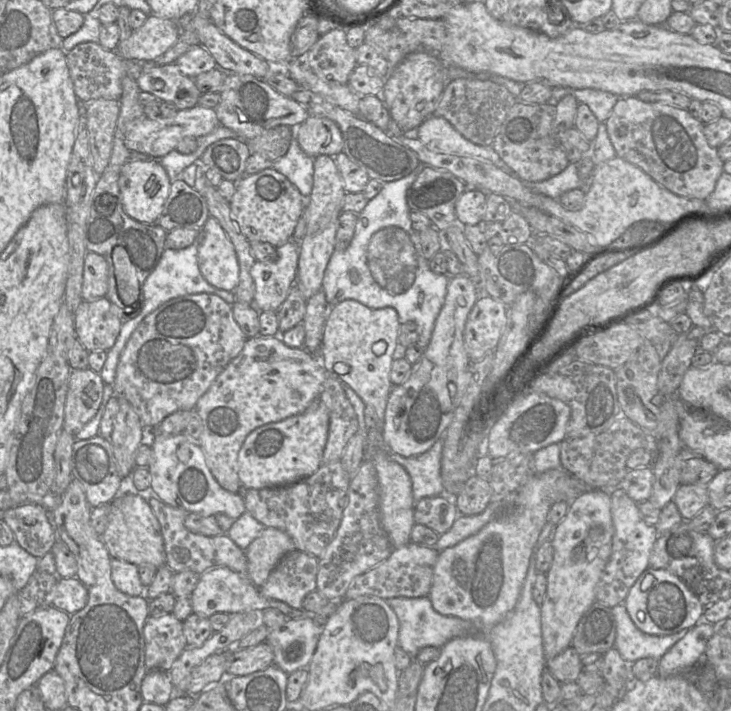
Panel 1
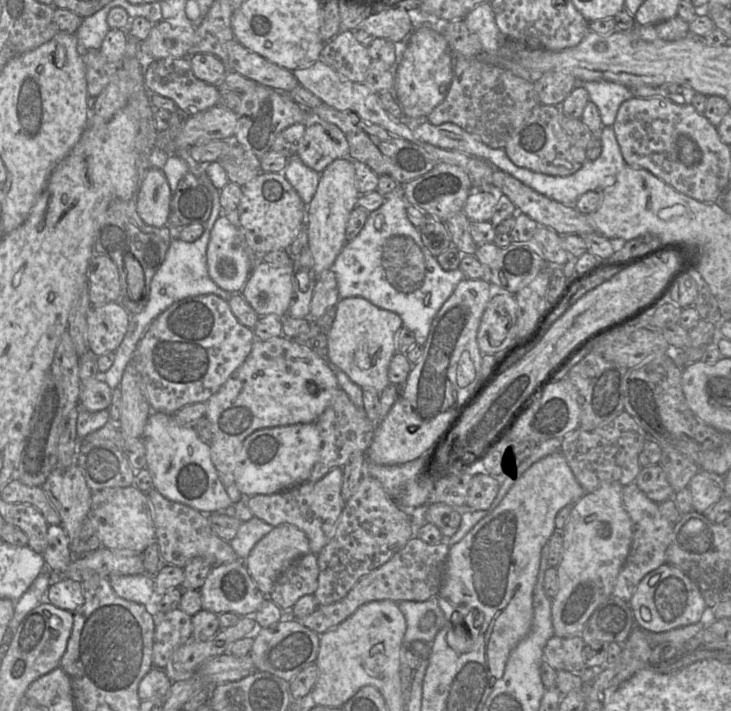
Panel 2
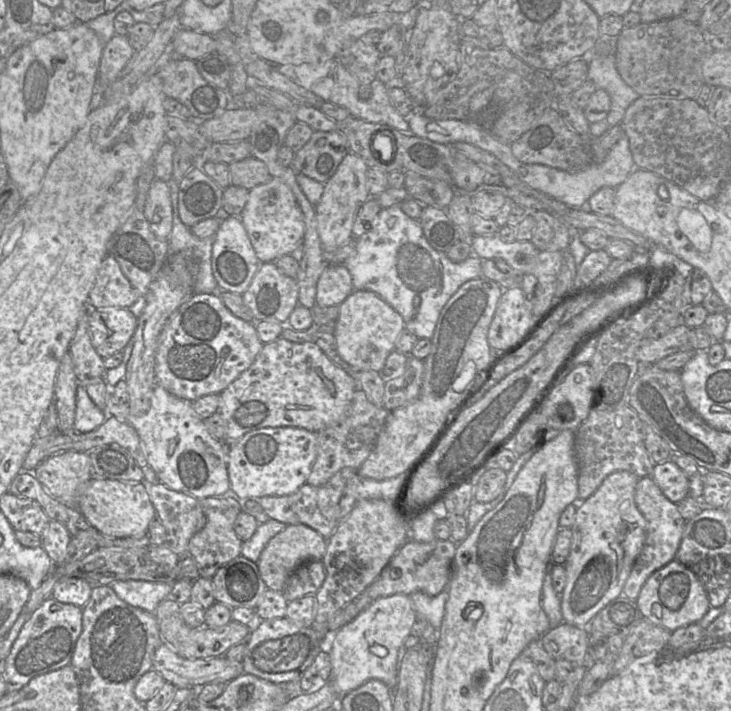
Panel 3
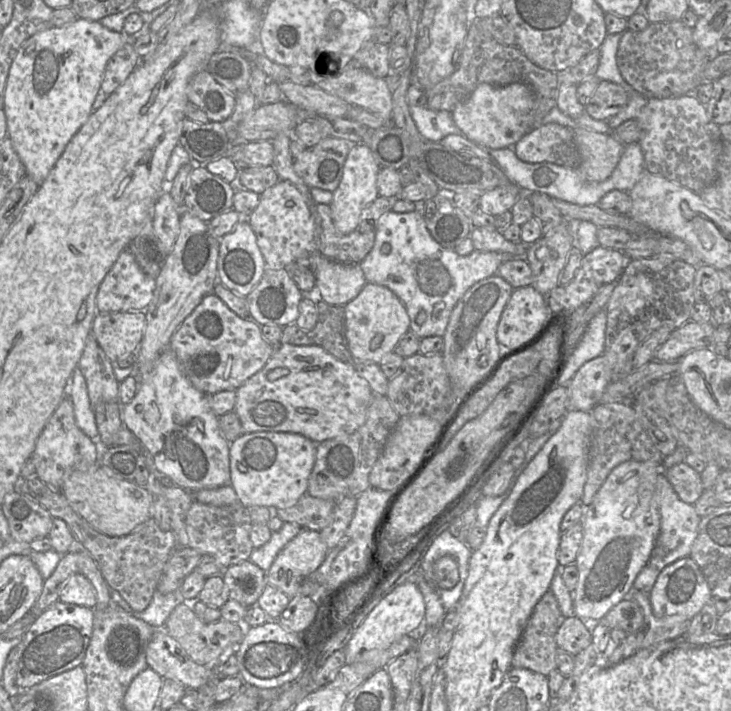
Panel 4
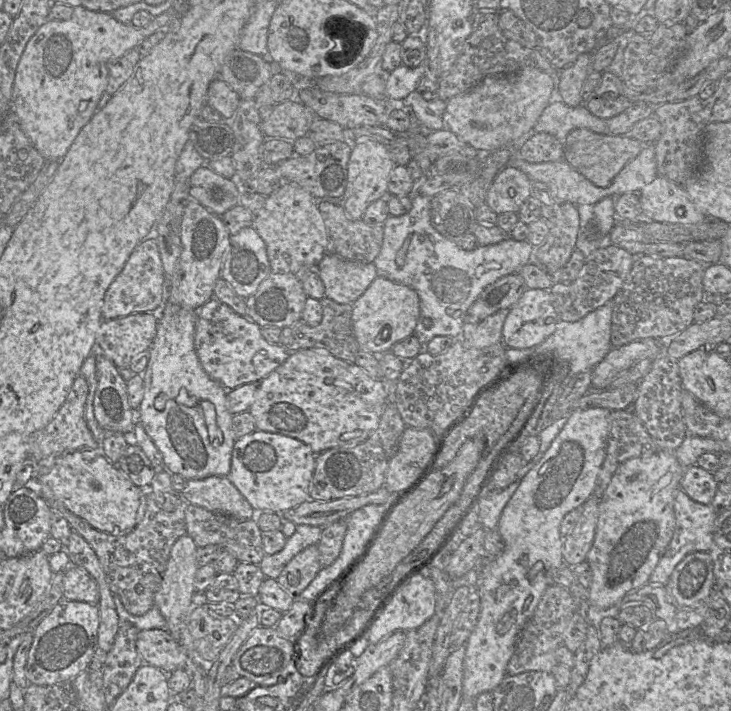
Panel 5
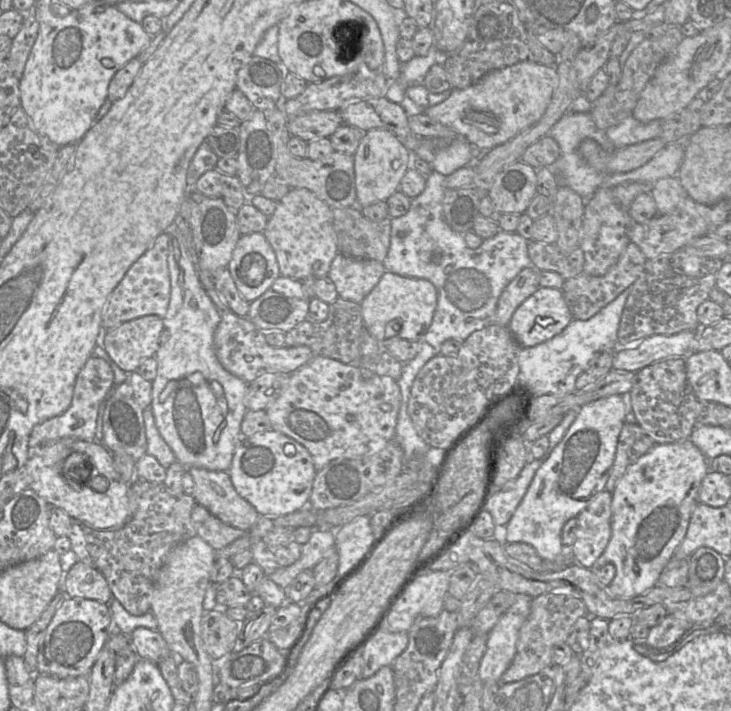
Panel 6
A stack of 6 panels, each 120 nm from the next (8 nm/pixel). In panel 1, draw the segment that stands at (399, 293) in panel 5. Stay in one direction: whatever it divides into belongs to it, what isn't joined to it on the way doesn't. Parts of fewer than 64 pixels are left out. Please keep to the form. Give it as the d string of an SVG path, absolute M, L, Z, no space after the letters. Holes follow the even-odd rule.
M344 300L329 308L319 350L319 360L327 375L350 386L365 405L374 408L381 431L388 397L393 387L390 371L398 344L400 324L398 313L392 307L371 309L356 300ZM378 341L387 344L387 349L381 356L372 352L373 344Z

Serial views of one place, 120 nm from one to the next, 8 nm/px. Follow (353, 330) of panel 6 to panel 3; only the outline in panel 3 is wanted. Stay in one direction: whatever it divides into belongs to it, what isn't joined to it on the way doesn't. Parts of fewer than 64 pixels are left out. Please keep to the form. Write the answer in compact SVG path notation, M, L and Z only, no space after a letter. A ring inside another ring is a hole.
M316 305L311 311L313 322L308 330L297 331L284 325L281 337L295 343L316 344L329 359L347 372L358 386L358 370L344 361L337 352L334 332L339 316L339 306L320 307Z

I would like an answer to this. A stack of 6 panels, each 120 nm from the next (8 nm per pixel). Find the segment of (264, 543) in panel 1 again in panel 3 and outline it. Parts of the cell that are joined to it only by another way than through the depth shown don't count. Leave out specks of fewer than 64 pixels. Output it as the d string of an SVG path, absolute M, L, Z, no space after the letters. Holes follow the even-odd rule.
M287 525L267 543L256 562L262 580L269 589L282 592L290 575L298 567L309 561L322 561L326 553L327 541L328 539L306 525Z

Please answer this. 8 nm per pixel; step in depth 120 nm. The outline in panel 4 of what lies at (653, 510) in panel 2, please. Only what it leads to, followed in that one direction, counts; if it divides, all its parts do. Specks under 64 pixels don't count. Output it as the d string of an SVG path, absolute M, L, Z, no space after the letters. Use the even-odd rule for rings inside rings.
M660 473L657 478L657 504L661 517L660 532L648 562L636 576L633 583L633 588L645 593L651 591L664 567L690 555L692 544L698 535L698 526L701 520L693 504L686 503L679 498L664 473Z

